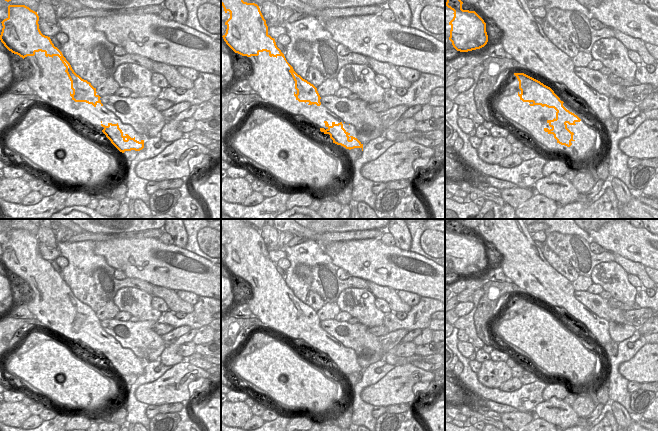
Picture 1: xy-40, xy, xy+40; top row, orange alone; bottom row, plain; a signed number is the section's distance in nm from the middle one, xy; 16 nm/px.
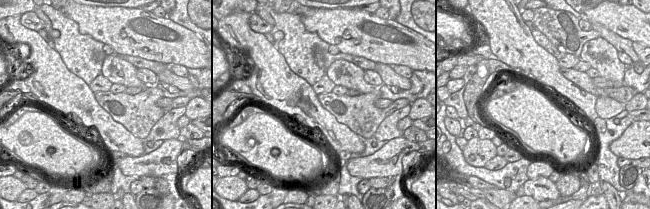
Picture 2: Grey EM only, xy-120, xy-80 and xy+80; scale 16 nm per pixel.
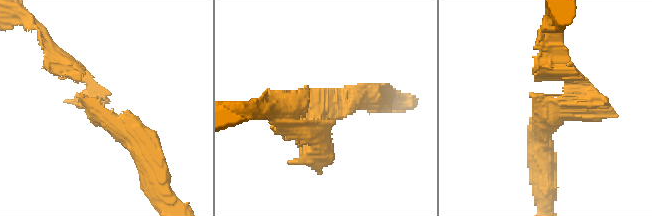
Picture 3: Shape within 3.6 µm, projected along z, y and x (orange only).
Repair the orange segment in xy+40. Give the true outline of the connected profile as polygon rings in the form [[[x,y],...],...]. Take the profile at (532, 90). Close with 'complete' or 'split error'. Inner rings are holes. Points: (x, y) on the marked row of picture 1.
[[[514,73],[514,75],[519,81],[520,100],[529,102],[530,106],[541,105],[557,111],[553,120],[547,120],[551,129],[544,128],[544,131],[553,134],[557,143],[570,147],[571,142],[575,140],[573,139],[574,133],[567,128],[567,125],[576,125],[575,123],[580,122],[581,119],[563,106],[564,102],[550,87],[524,73]]]; complete

